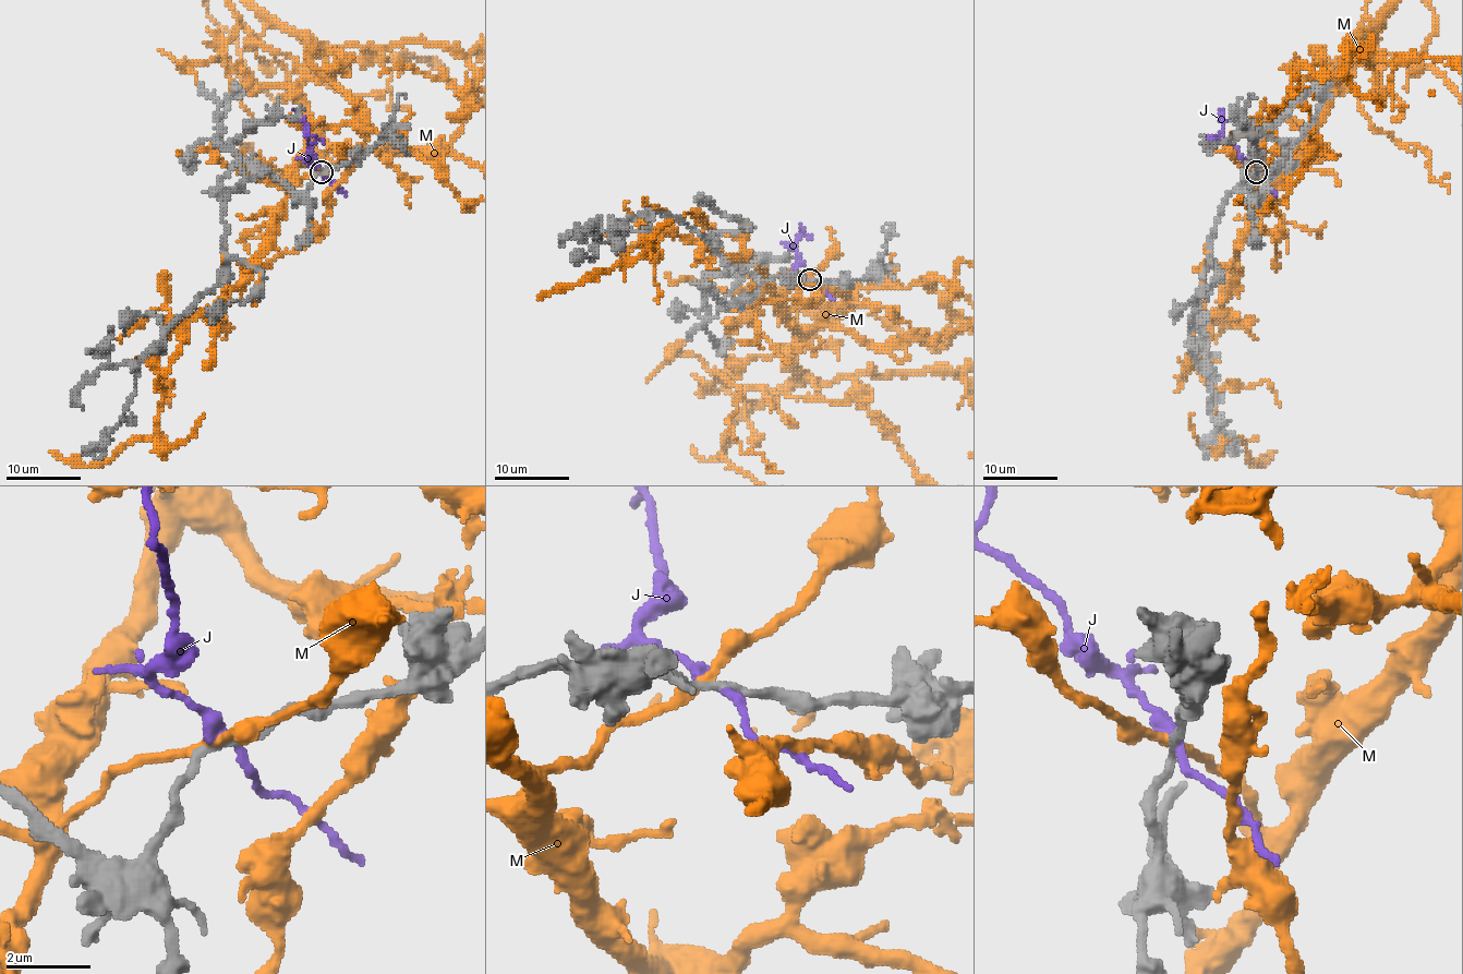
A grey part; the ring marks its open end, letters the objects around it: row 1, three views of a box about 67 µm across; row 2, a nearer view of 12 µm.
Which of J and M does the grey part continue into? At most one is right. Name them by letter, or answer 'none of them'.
J

